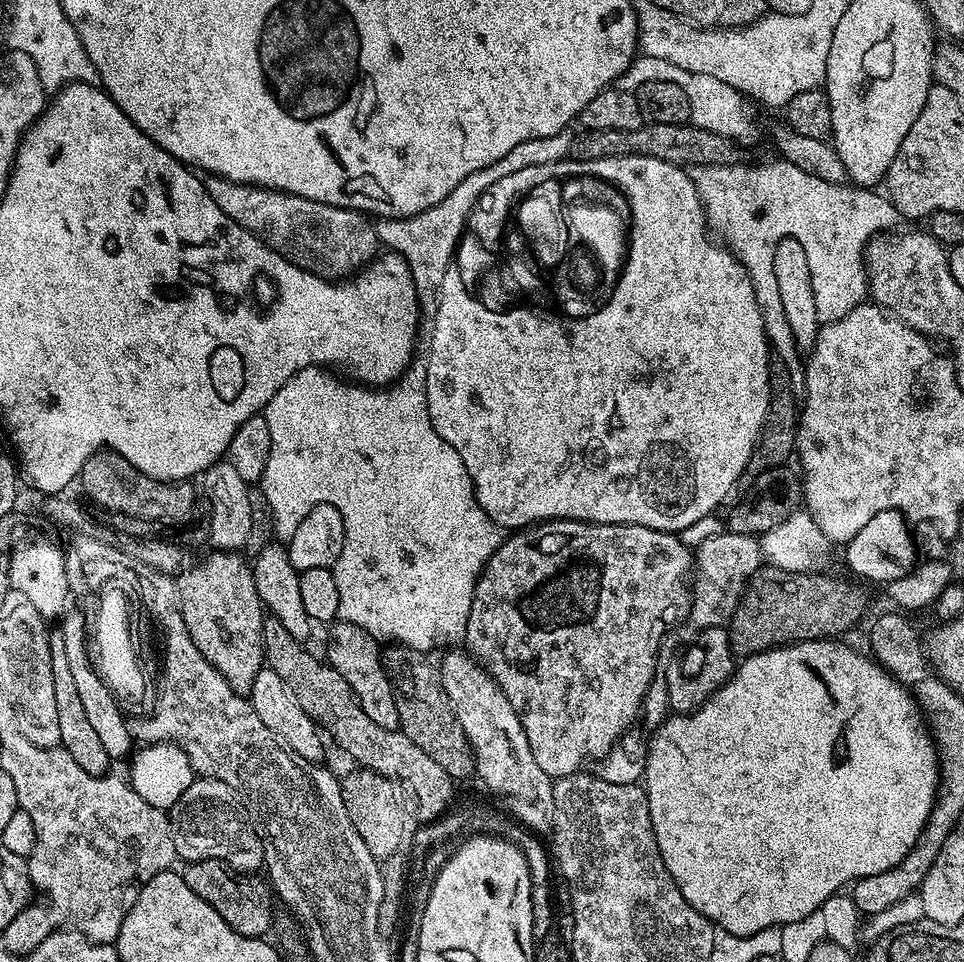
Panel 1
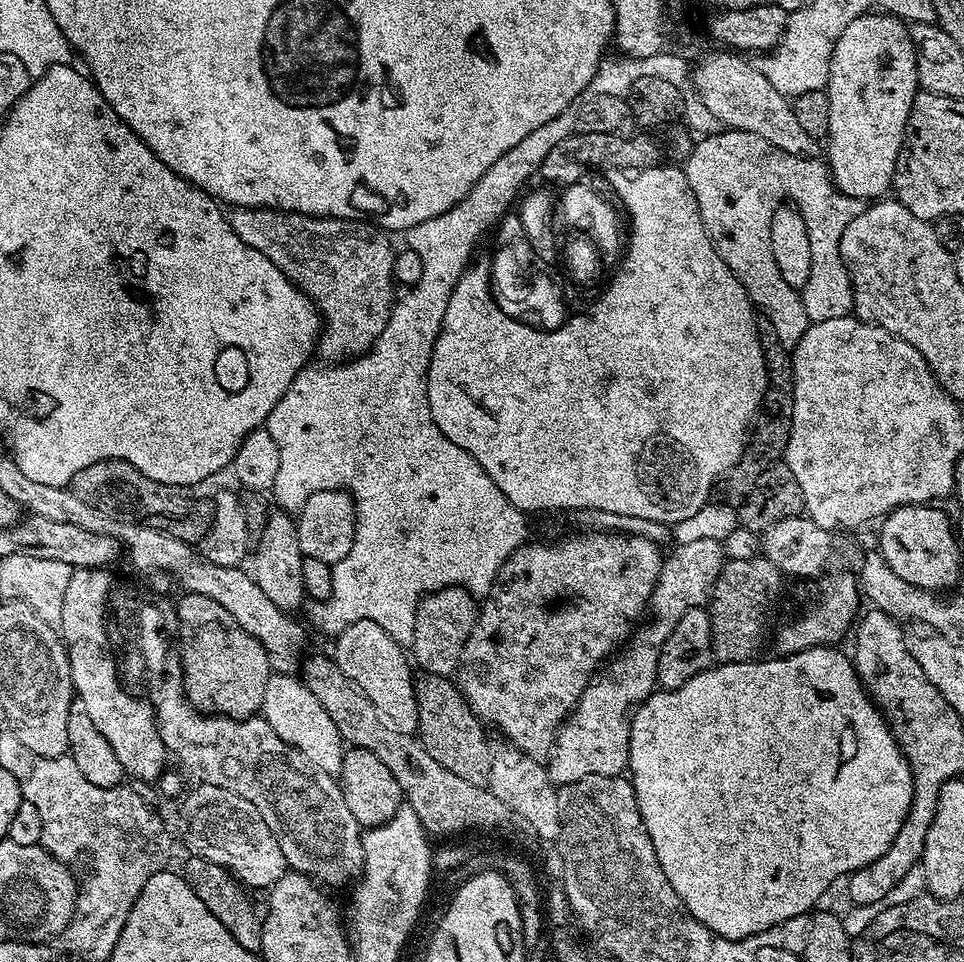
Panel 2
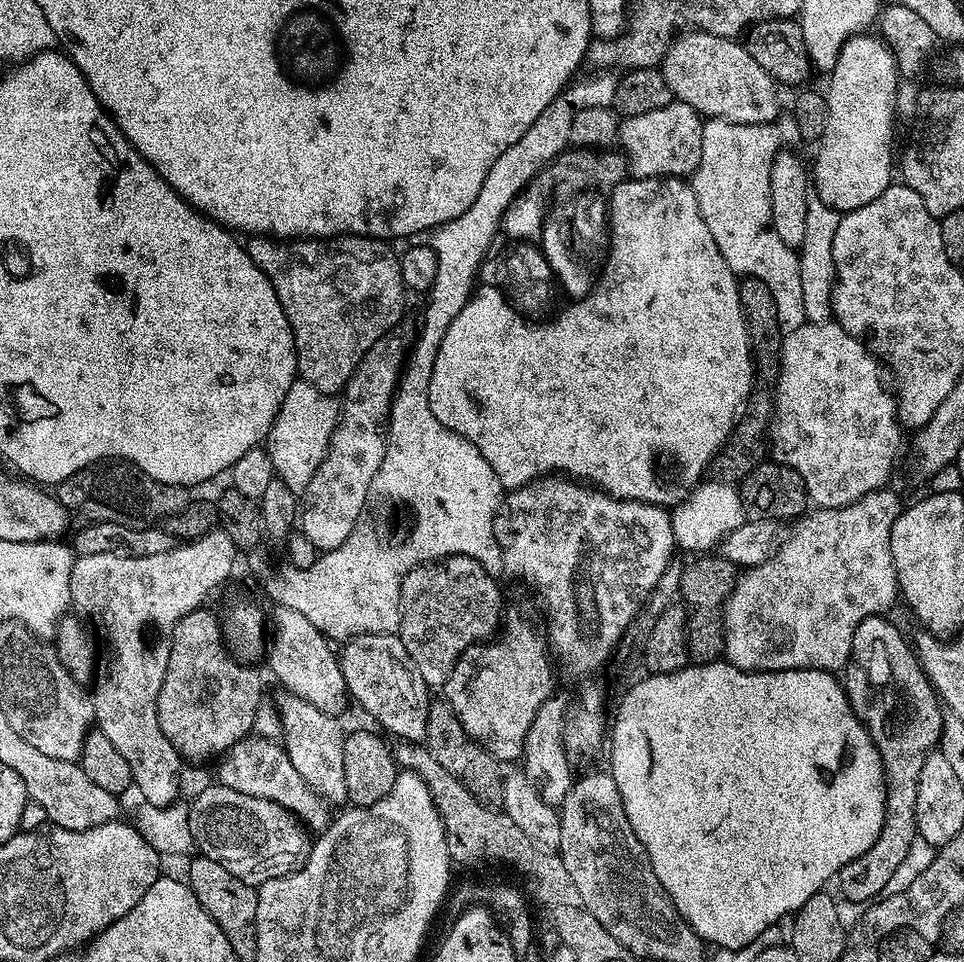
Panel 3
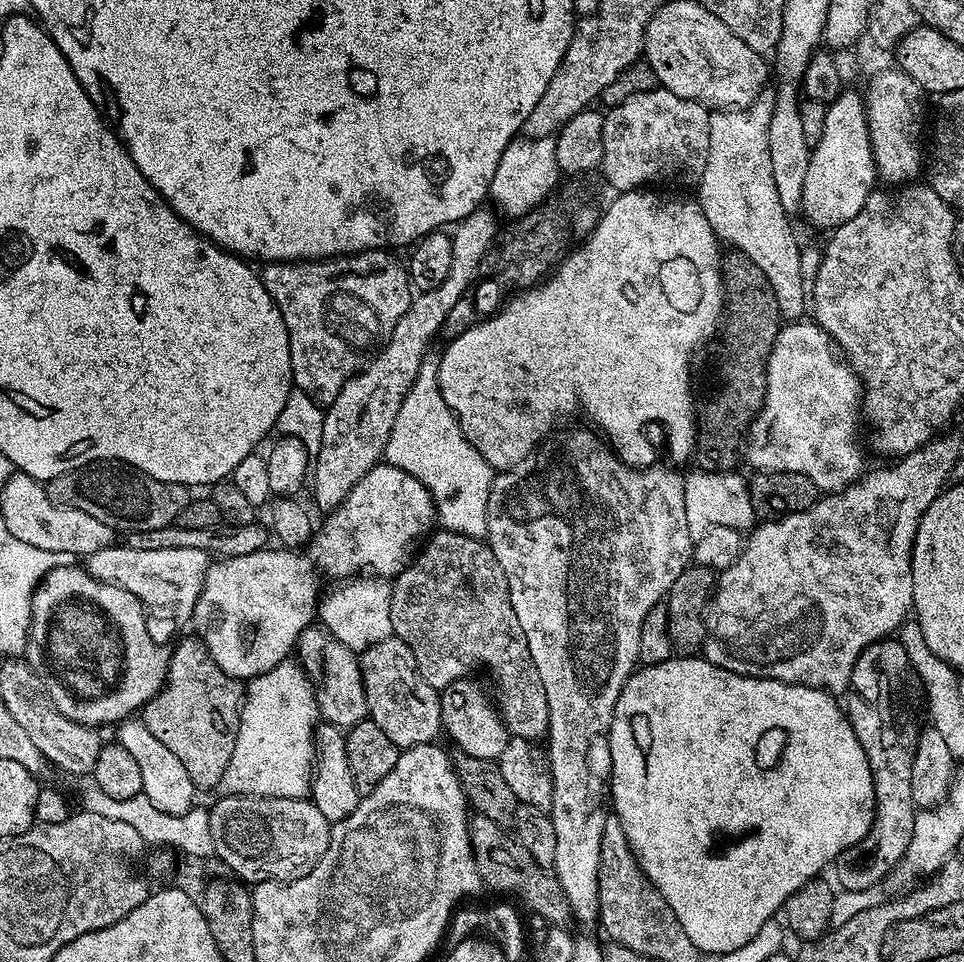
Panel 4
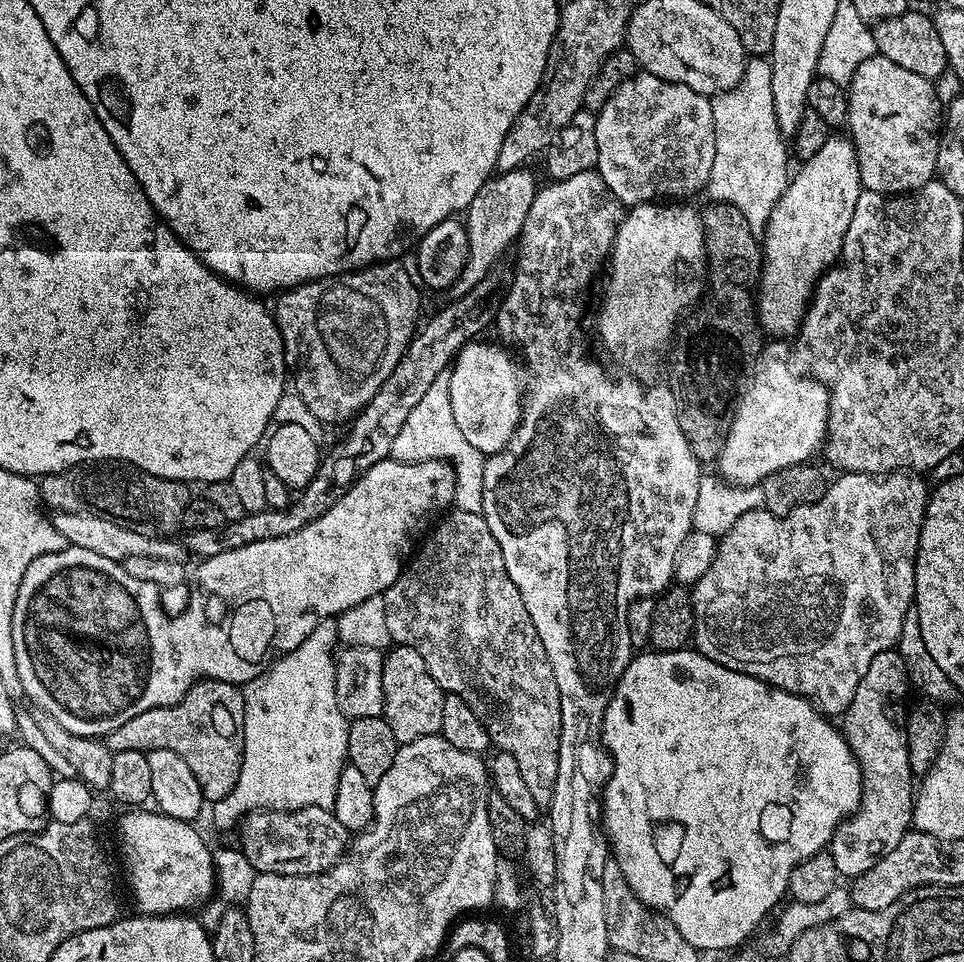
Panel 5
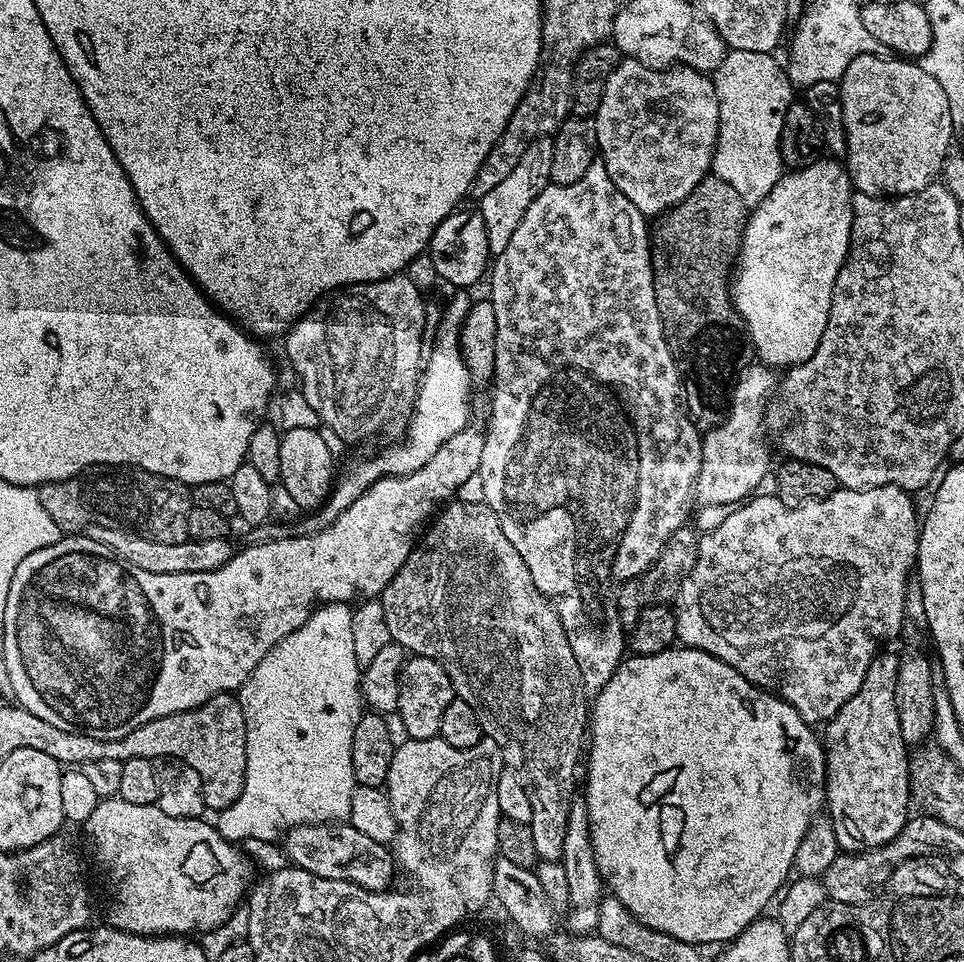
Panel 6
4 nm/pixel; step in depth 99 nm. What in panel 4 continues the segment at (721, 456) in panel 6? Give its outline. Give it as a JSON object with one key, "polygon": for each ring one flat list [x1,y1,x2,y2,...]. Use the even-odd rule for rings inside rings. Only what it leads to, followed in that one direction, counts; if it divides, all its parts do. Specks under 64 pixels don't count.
{"polygon":[[788,322,774,338,774,350,766,366,766,394,760,413,752,421,746,437,746,456,753,469,761,472,806,474,824,494,843,492,866,471,864,448,860,445,862,425,862,385,855,370,833,344,830,334,815,322]]}

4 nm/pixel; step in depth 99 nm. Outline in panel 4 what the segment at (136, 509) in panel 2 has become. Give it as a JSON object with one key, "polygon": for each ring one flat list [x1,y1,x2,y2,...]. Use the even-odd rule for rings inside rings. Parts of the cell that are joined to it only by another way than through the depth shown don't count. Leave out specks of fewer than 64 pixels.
{"polygon":[[93,460,91,464,83,464,81,468,70,470,66,474,58,474,53,480,47,481,46,487,48,497,56,504,70,506,74,510,86,510,86,514,98,518,98,522,106,522,106,526,121,534,142,530,162,530,162,526,176,523,178,514,186,510,190,499,189,485,150,478,150,474,131,468,129,464,119,460]]}

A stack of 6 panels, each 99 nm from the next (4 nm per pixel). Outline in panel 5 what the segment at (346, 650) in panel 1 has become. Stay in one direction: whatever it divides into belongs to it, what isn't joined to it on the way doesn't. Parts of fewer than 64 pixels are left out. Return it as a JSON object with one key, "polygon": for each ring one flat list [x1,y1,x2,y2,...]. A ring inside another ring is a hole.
{"polygon":[[396,646,385,655,382,688,383,717,387,720,390,730,394,730,397,745,409,744,418,738,435,736,439,733,446,693,438,686,438,682,434,682,434,678,430,678,430,670,426,670,426,662,422,654,418,654,418,650]]}

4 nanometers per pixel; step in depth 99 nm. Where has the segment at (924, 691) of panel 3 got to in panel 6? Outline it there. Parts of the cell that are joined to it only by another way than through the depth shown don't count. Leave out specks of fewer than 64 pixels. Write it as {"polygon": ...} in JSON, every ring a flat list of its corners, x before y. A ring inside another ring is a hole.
{"polygon":[[888,650,877,651,858,694,834,714,822,732,826,812,841,849,848,854,881,848,899,834,910,818,910,748,902,738,902,730,898,730,894,698,900,656,884,651]]}

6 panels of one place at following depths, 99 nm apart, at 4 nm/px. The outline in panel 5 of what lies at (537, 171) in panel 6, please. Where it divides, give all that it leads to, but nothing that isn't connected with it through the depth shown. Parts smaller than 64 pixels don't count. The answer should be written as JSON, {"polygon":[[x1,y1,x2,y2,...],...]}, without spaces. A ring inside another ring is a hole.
{"polygon":[[523,167,500,172,486,181,478,194,474,194,474,202,470,202,466,210,468,257,463,274,450,289,453,297,465,296,470,289,478,286,482,278,493,275,495,268,492,267,499,262,500,255,519,241,526,214,530,214,530,202,534,202,538,191,538,183,528,171,527,167]]}

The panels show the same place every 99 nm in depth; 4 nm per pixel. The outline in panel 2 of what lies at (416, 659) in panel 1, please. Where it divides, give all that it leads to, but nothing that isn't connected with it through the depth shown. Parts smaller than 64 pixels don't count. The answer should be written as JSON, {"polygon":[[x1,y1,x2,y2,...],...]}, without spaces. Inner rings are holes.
{"polygon":[[424,672,414,680,416,701,418,702,418,726,416,732,420,745,450,774,466,778,466,782,487,785,492,765,493,745,484,737,485,725,472,713,472,708,464,701,459,687,449,677,433,672]]}

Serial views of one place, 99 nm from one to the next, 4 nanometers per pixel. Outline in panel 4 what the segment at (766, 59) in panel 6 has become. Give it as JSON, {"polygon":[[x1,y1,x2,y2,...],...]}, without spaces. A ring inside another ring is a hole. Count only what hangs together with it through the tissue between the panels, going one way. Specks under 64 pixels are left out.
{"polygon":[[765,90,746,108,716,110,708,117,710,154,698,185,698,203,716,239,725,245,732,240,790,240,797,243,797,233,788,225,789,215,782,210,782,202,778,202,774,174,770,172,768,131,775,105,773,93]]}

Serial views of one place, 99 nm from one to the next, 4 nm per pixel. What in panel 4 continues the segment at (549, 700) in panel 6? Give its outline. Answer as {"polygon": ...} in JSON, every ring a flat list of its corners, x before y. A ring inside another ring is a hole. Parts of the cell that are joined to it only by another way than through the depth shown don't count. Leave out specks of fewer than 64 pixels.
{"polygon":[[447,530,433,531,412,563,391,581,390,587,392,635,412,648,418,670,430,686,443,690,453,680,471,677,472,668,488,668,489,674,496,676,494,703,509,733,529,742,547,737,546,690,542,678,538,678,538,666,534,666,534,658,530,658,530,646,526,646,526,634,522,634,518,614,512,609,506,574,483,539]]}

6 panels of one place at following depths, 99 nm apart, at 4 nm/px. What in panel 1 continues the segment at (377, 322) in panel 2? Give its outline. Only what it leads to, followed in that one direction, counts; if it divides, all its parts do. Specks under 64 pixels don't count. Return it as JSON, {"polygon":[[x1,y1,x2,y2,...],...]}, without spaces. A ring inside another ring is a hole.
{"polygon":[[209,175,204,185,226,218,234,218,238,226,250,230,266,246,294,262,294,266,324,276,327,280,351,277,378,255,376,226,365,213,314,202,310,198,273,188,239,184,221,176]]}

